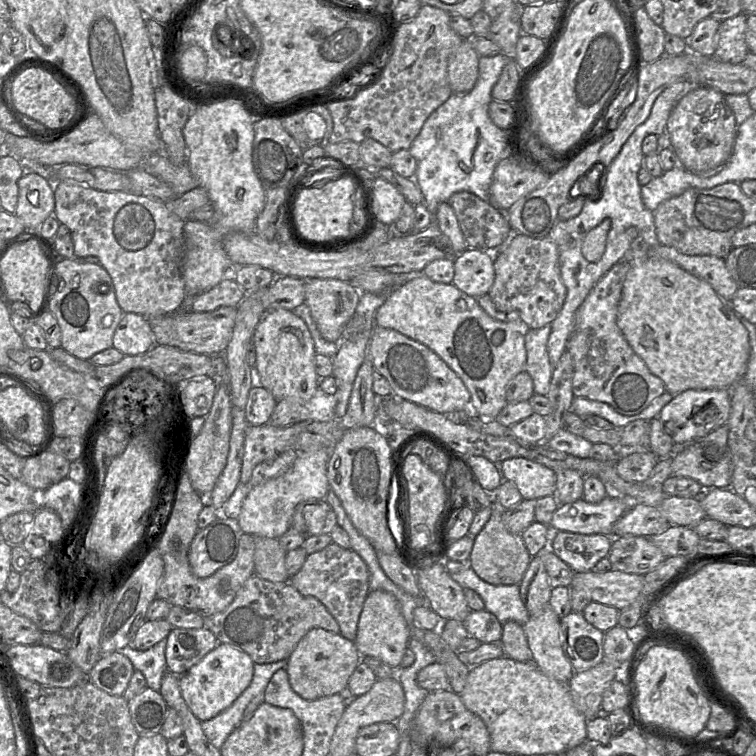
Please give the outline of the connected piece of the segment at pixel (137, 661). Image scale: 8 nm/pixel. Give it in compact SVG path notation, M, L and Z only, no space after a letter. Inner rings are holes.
M165 638L154 646L152 646L151 648L144 651L137 650L132 645L128 645L116 652L120 652L121 654L128 657L132 662L134 669L139 670L145 676L147 687L159 692L163 676L168 671L167 662L165 658L166 645L167 639Z

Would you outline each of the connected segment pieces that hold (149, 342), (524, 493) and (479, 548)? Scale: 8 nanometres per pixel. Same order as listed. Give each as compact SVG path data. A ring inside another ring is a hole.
M124 313L113 335L113 347L123 355L146 353L155 343L148 319L136 313Z
M514 457L502 461L499 469L503 480L513 483L523 499L537 500L555 495L556 474L543 464Z
M495 502L491 516L473 541L468 565L482 580L494 585L519 584L525 573L531 556L521 535L509 532L502 523L502 509Z

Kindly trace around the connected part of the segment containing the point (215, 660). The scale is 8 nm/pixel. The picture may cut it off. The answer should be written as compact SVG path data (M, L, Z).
M219 643L185 674L179 676L183 699L191 712L201 721L207 721L227 709L245 691L254 675L254 662L244 651Z

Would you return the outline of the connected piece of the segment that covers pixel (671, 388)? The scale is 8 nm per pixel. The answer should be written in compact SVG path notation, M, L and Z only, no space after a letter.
M640 238L632 241L623 259L630 264L630 269L617 312L617 325L627 342L649 370L663 381L666 391L678 394L688 389L730 389L731 395L731 387L743 378L750 356L748 332L739 315L708 282L653 254L652 247Z

